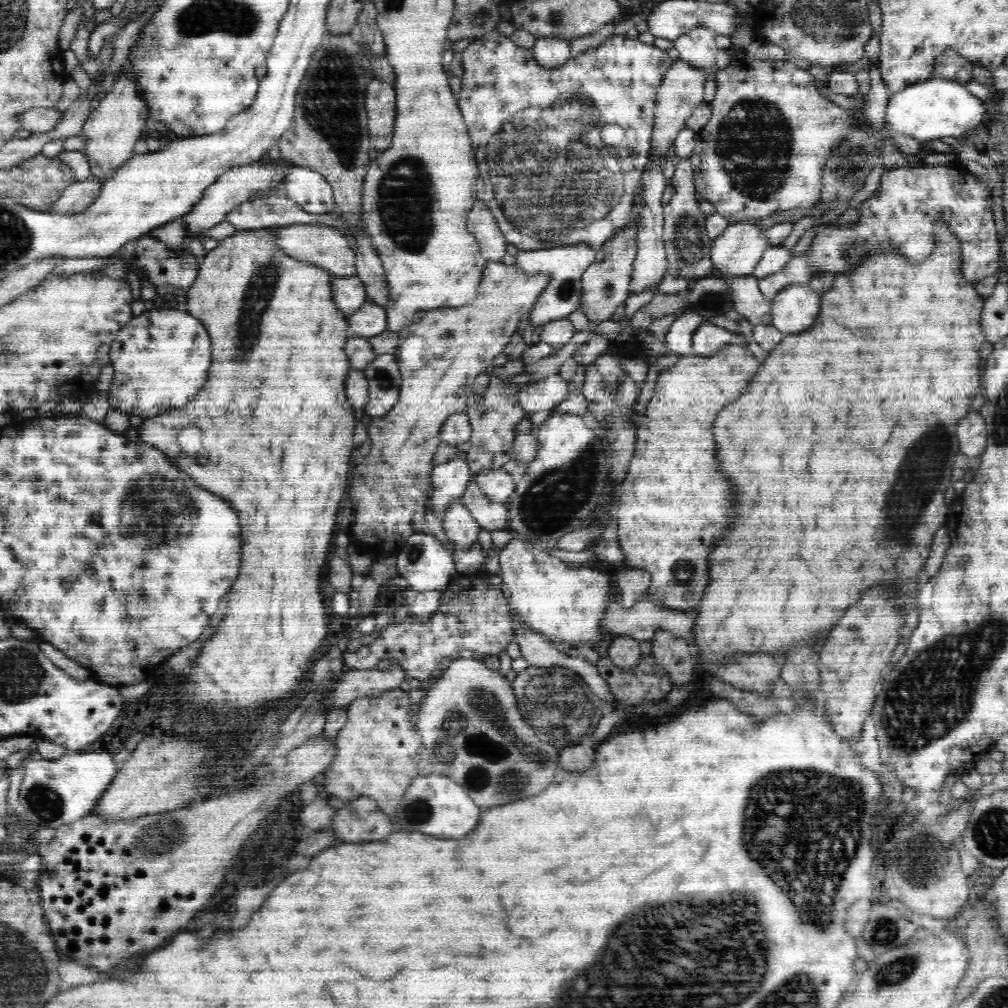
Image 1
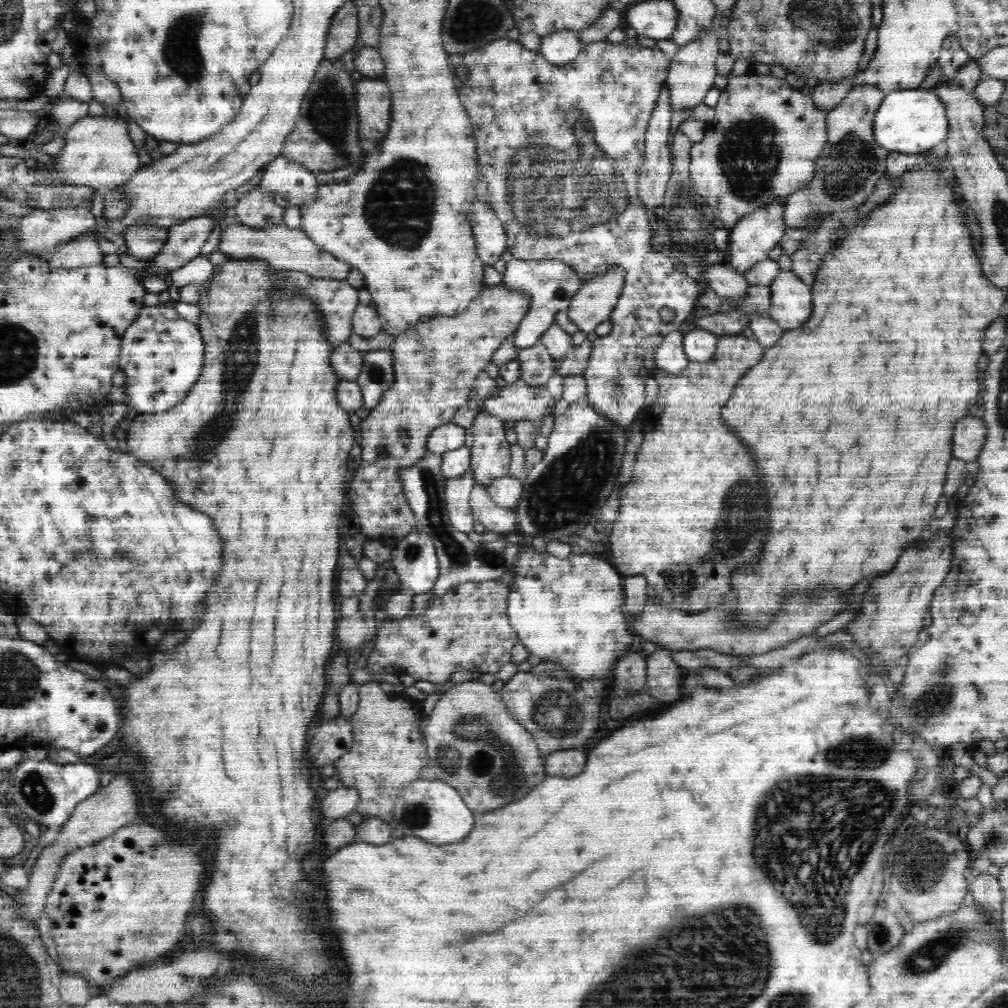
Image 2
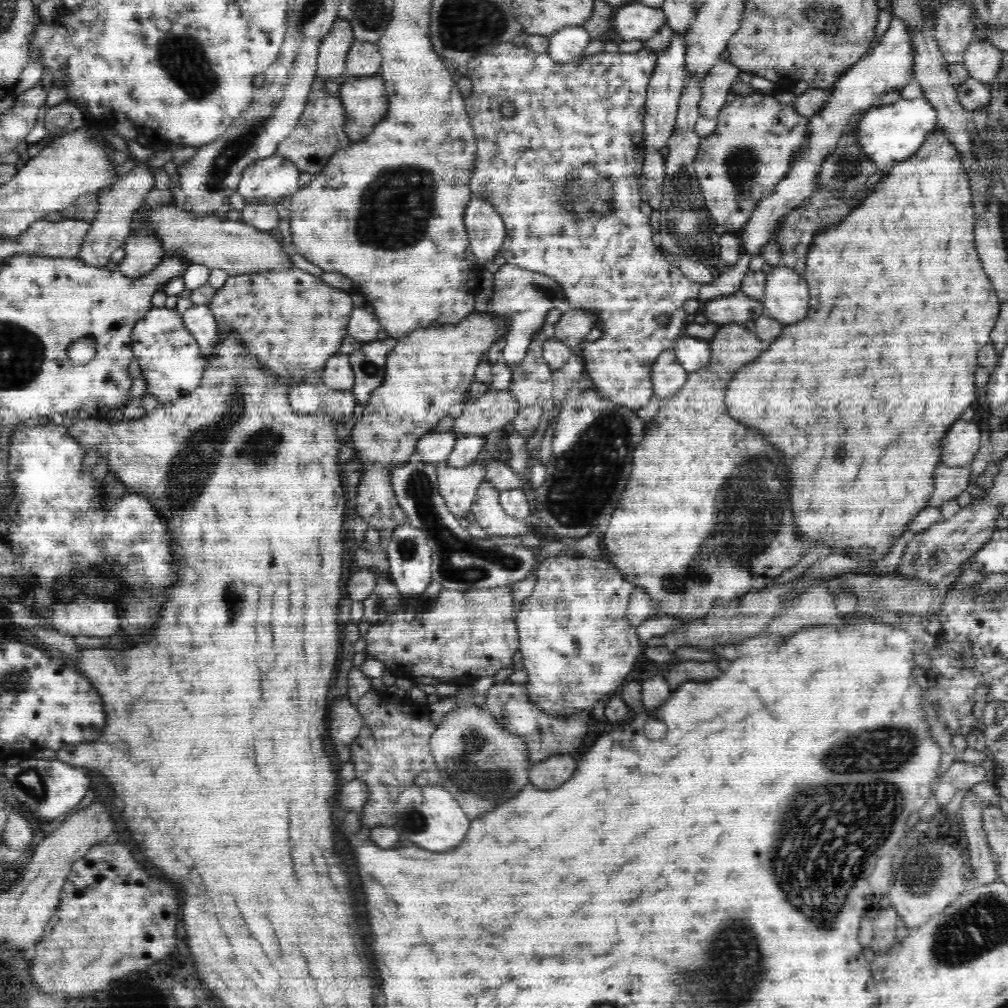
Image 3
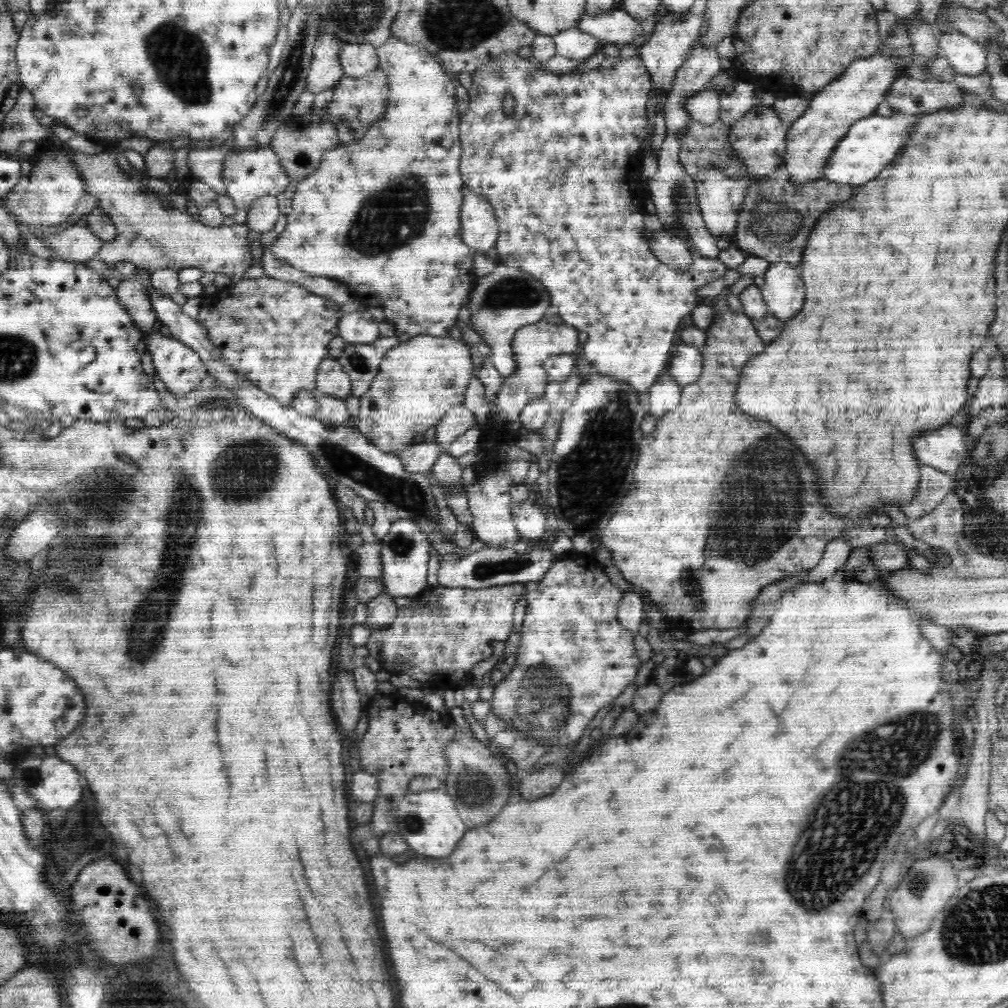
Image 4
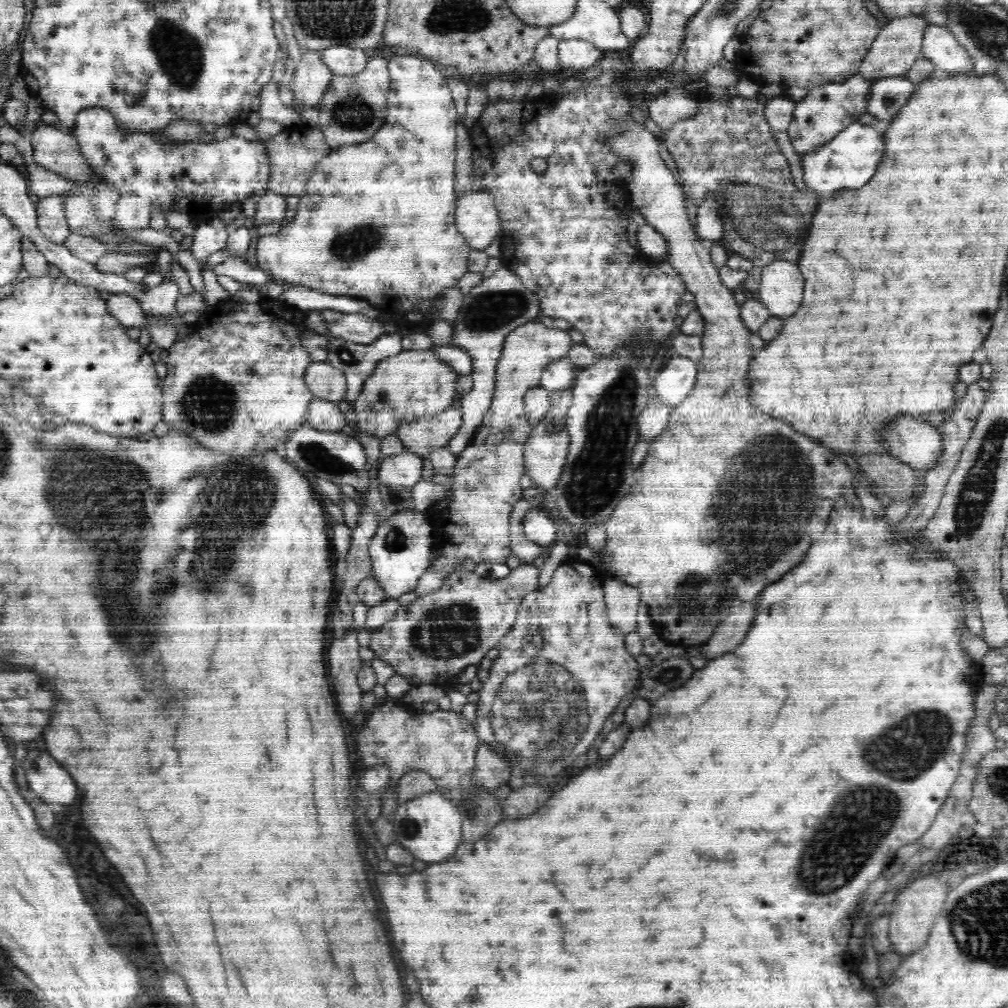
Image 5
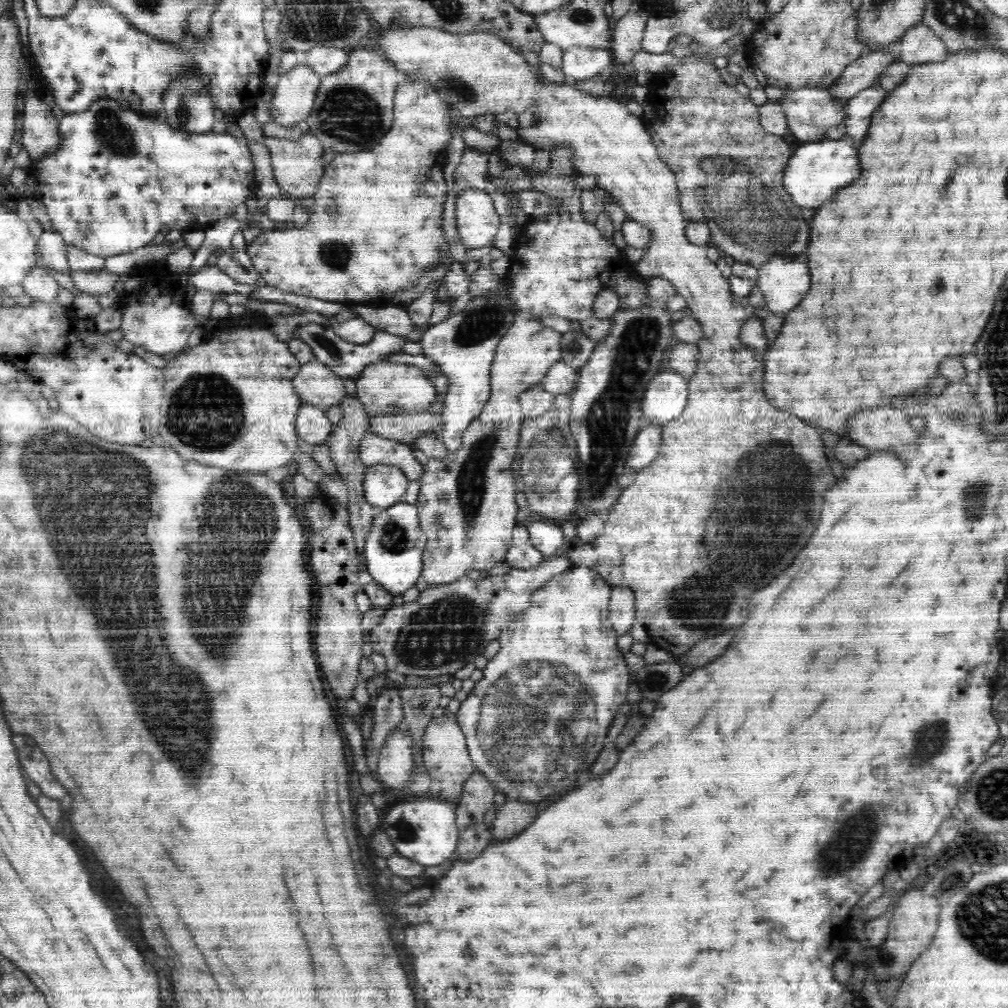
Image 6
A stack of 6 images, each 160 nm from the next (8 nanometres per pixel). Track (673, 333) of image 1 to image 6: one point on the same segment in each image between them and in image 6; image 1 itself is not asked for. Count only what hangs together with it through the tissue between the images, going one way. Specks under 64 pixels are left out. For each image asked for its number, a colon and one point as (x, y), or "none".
2: (670, 356)
3: (667, 375)
4: (663, 396)
5: (654, 417)
6: (645, 446)

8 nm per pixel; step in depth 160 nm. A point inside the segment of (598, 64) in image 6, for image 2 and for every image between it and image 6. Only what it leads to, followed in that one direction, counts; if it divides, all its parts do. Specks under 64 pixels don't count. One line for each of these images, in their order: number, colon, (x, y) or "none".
2: (560, 47)
3: (568, 43)
4: (572, 43)
5: (575, 55)

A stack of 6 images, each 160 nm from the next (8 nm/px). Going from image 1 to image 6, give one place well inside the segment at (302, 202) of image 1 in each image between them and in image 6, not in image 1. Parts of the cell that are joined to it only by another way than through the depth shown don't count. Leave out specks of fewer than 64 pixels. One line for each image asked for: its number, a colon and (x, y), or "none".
2: (298, 185)
3: (273, 179)
4: (248, 175)
5: (197, 179)
6: (119, 177)

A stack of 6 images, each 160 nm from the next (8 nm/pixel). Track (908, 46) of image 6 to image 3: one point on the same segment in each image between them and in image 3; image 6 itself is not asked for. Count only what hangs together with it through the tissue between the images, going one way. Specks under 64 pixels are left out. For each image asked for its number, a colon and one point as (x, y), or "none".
3: (983, 60)
4: (967, 56)
5: (939, 46)

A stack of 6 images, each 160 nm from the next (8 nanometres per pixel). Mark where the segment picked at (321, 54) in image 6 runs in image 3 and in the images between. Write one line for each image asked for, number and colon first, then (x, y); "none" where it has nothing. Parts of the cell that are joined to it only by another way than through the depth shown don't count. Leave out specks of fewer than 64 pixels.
3: (364, 59)
4: (357, 60)
5: (342, 60)

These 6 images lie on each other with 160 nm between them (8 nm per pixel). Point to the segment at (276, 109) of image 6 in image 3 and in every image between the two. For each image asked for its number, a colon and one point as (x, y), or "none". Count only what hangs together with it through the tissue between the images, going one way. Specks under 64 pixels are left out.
3: (333, 51)
4: (325, 71)
5: (311, 78)

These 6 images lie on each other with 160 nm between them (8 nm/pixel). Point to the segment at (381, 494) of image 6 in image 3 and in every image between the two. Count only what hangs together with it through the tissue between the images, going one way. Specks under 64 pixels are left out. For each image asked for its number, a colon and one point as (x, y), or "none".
3: (434, 447)
4: (419, 457)
5: (404, 470)

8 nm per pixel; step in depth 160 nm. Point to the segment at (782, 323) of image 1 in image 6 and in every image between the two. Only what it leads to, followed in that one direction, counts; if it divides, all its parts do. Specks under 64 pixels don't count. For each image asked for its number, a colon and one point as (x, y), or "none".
2: (790, 304)
3: (785, 299)
4: (783, 291)
5: (781, 285)
6: (783, 282)

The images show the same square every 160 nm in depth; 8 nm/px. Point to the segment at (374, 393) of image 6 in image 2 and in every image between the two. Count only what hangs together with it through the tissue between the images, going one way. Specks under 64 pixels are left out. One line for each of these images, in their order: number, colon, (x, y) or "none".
2: (435, 363)
3: (428, 373)
4: (419, 381)
5: (411, 386)

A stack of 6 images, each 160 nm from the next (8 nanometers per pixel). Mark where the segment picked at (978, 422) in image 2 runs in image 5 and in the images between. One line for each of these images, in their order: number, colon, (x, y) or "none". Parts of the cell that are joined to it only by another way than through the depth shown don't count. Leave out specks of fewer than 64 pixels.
3: (962, 441)
4: (947, 450)
5: (919, 445)

